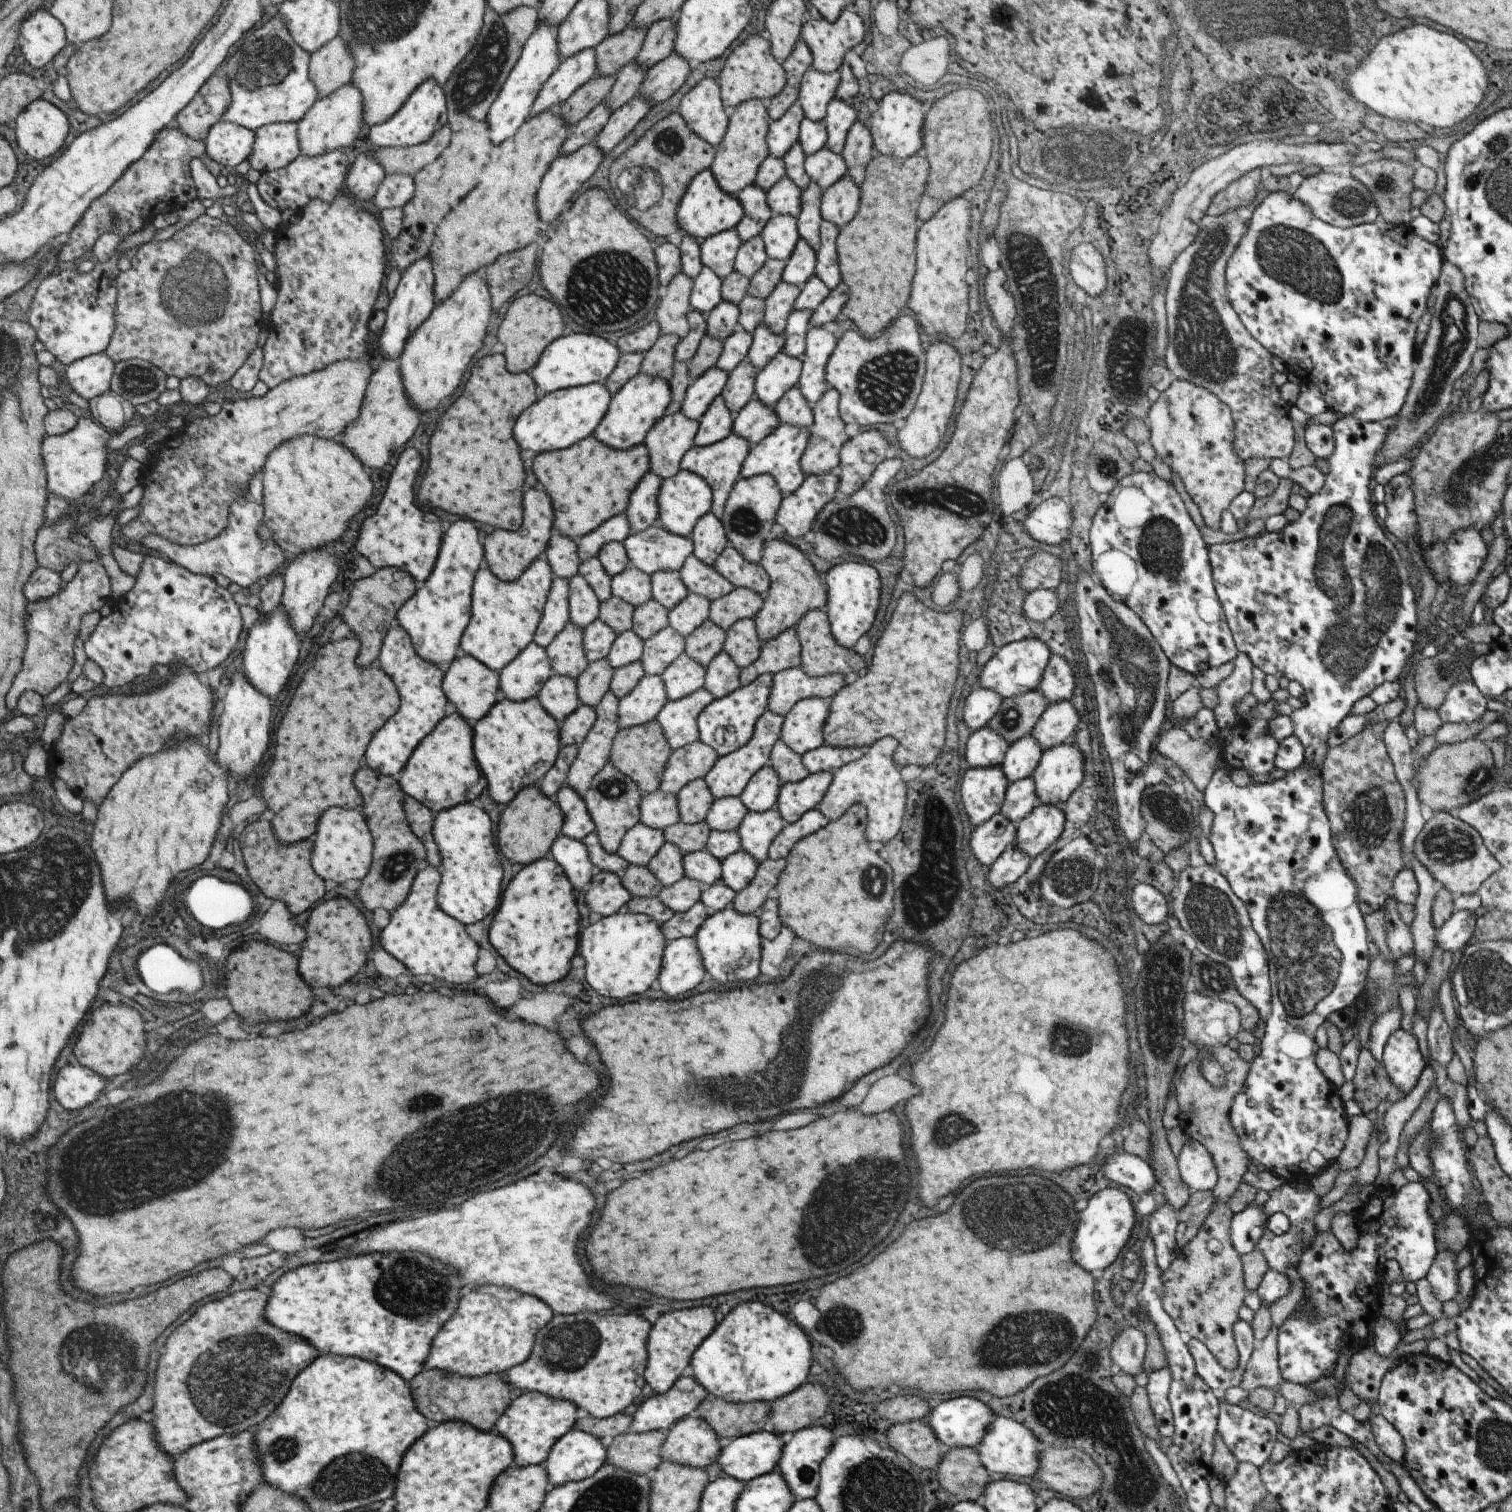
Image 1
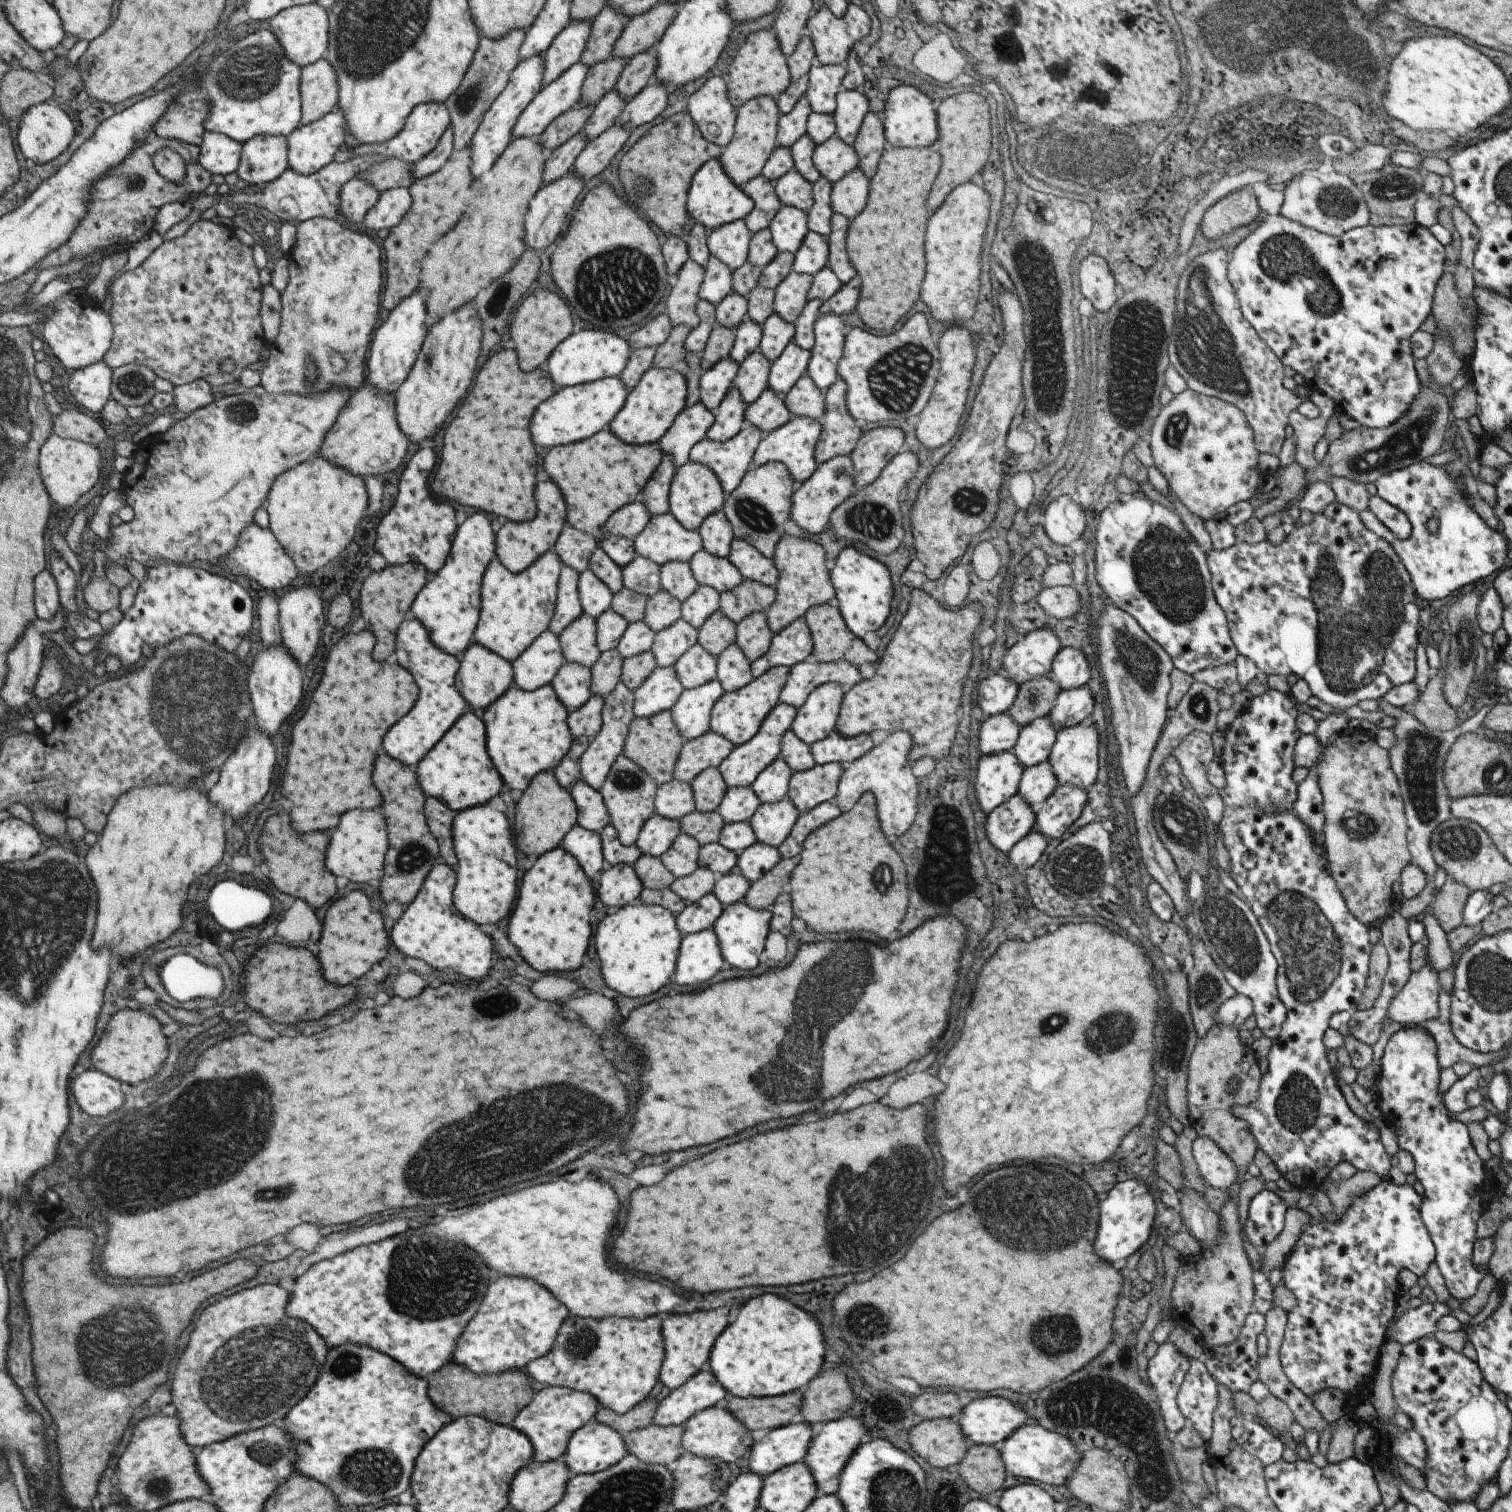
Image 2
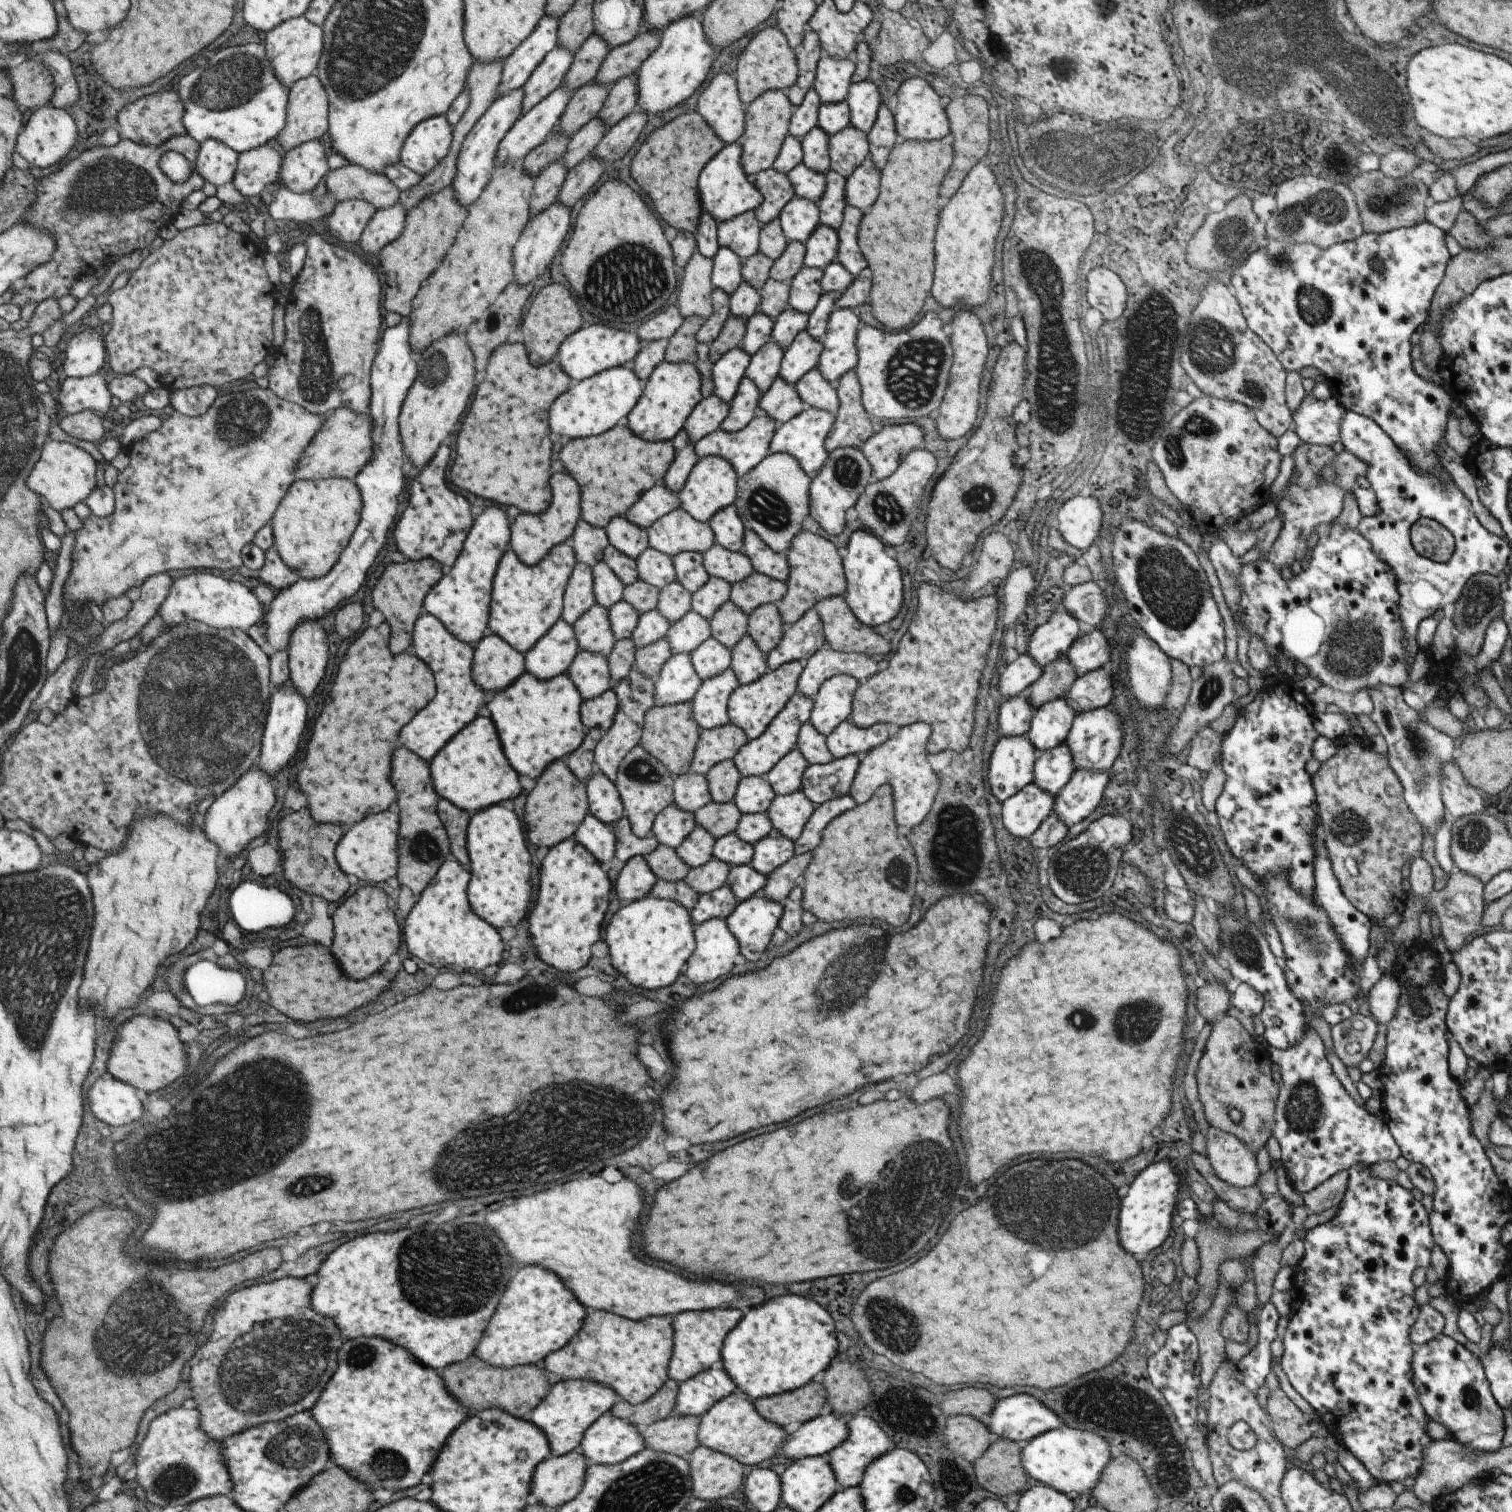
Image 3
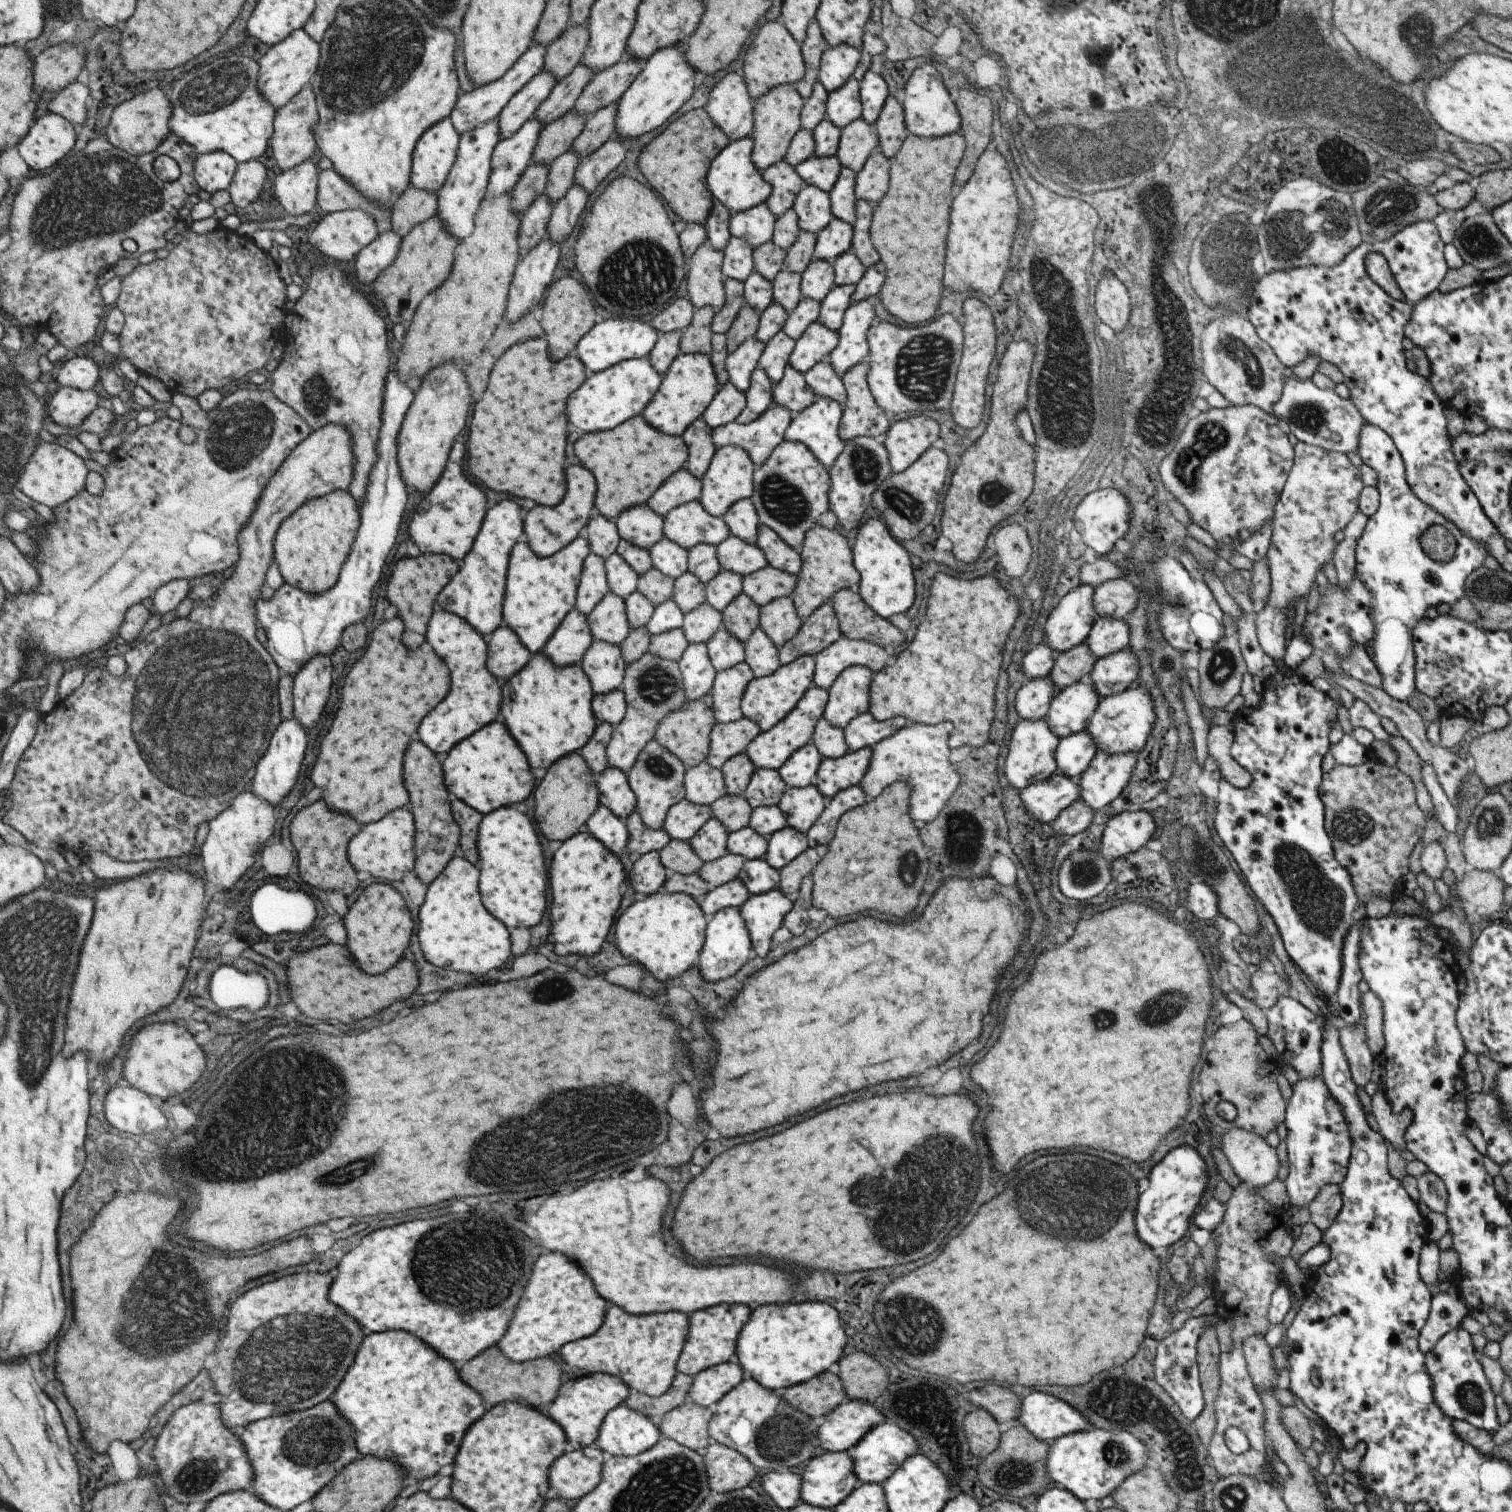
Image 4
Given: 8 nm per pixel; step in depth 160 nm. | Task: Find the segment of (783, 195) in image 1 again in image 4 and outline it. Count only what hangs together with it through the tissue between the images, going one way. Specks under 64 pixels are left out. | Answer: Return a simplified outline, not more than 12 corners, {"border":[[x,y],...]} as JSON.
{"border":[[811,155],[794,169],[805,185],[829,192],[841,167],[835,155]]}

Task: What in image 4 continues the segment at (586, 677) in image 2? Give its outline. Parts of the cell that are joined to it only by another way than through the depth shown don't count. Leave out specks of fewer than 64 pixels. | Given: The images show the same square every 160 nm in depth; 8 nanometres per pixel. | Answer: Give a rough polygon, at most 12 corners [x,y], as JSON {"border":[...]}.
{"border":[[593,640],[579,665],[595,695],[619,689],[619,646]]}

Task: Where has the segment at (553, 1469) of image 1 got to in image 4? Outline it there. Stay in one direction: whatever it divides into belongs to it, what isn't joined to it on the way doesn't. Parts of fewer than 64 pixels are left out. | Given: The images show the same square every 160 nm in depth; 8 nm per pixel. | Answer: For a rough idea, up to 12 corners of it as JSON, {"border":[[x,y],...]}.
{"border":[[623,1402],[603,1418],[594,1444],[605,1456],[651,1448],[660,1430]]}

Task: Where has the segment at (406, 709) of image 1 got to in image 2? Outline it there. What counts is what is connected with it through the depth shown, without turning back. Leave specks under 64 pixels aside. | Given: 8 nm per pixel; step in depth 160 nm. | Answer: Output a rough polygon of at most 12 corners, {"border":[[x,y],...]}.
{"border":[[415,618],[394,636],[419,688],[381,746],[415,768],[463,714],[460,659]]}

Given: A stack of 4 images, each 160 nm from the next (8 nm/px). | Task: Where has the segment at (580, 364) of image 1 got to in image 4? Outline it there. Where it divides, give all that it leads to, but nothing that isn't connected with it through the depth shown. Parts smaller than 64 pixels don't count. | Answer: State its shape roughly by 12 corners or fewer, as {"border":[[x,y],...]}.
{"border":[[609,318],[571,356],[596,373],[647,357],[659,332],[641,318]]}

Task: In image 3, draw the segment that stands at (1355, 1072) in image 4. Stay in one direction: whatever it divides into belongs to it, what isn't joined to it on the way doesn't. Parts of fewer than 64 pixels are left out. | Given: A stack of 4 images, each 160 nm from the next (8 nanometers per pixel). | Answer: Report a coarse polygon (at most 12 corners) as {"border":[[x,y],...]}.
{"border":[[1353,1011],[1330,1027],[1332,1048],[1358,1066],[1375,1038],[1376,1022]]}

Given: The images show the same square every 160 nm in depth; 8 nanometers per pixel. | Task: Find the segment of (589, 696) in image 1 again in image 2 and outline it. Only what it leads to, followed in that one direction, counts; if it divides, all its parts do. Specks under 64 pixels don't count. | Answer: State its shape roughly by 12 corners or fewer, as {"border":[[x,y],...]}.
{"border":[[602,652],[590,666],[590,691],[606,697],[620,681],[622,656]]}

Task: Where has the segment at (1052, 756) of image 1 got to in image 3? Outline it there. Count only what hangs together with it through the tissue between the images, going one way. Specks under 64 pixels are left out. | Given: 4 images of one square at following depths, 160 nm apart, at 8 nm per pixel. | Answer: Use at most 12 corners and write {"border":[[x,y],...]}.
{"border":[[1109,706],[1077,713],[1068,737],[1074,767],[1107,771],[1123,720]]}

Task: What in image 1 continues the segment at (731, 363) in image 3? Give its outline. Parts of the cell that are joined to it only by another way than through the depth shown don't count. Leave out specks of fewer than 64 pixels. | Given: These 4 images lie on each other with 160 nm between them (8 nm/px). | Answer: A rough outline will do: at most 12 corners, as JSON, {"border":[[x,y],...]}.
{"border":[[715,366],[687,387],[679,411],[698,420],[725,386]]}

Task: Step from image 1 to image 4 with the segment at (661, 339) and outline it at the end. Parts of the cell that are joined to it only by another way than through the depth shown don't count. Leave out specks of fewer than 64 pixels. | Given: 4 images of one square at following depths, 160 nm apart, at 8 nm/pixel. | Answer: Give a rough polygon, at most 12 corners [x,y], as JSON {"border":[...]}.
{"border":[[712,306],[695,309],[680,354],[712,349]]}

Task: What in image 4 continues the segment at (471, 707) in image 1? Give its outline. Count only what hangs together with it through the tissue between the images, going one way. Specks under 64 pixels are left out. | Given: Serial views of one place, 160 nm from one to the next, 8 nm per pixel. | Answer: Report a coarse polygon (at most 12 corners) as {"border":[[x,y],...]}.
{"border":[[507,625],[486,637],[486,667],[512,677],[530,656]]}

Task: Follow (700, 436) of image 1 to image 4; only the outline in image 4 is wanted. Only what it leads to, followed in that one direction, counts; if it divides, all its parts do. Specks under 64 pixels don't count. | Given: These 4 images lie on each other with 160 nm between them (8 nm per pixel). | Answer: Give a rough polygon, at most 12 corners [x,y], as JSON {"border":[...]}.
{"border":[[755,367],[744,392],[746,407],[735,417],[751,422],[772,406],[767,373]]}

